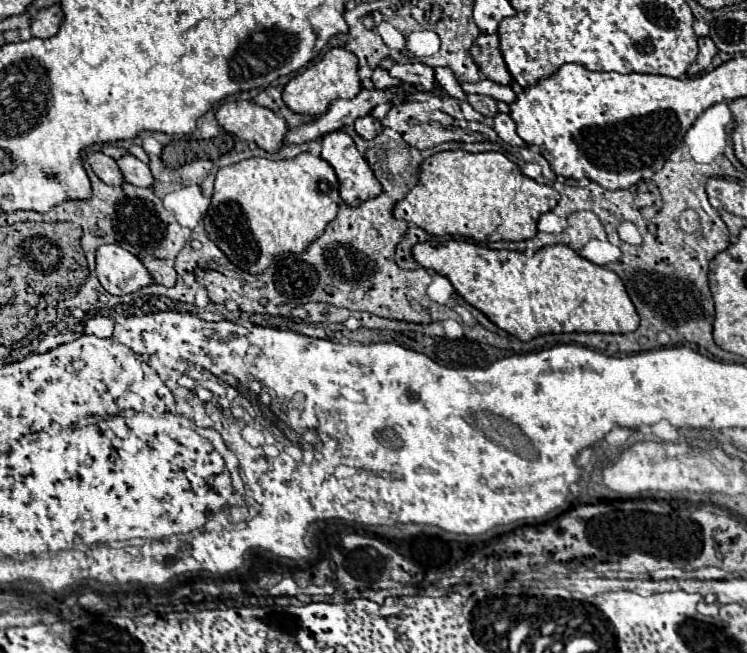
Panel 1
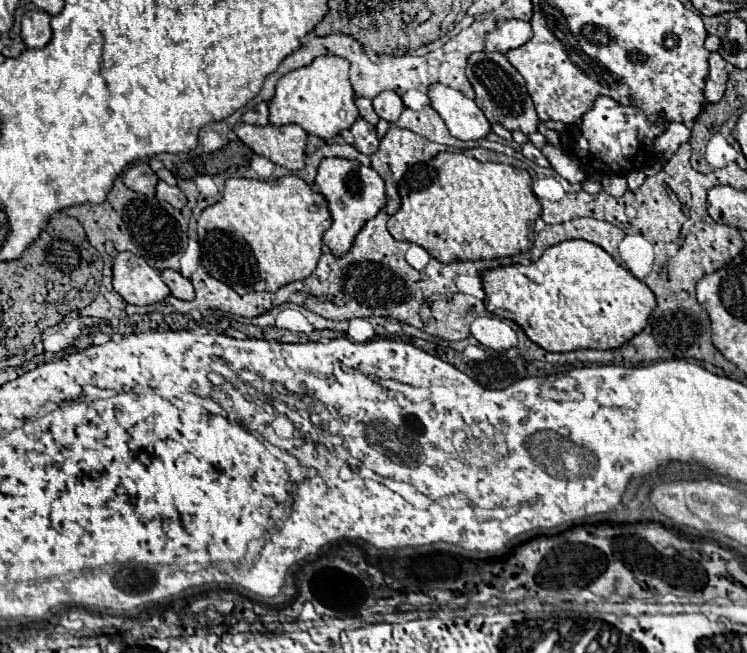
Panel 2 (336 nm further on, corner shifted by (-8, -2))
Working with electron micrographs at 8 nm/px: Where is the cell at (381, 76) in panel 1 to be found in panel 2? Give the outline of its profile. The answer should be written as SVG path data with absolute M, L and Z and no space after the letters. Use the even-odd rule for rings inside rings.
M380 92L380 96L372 100L372 106L374 112L386 122L396 122L404 110L404 104L396 92Z

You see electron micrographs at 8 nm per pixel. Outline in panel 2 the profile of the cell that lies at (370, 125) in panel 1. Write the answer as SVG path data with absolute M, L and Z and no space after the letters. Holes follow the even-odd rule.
M358 118L350 132L354 134L354 148L360 152L360 154L374 154L378 150L378 136L376 136L376 128L372 124L368 124L366 120Z

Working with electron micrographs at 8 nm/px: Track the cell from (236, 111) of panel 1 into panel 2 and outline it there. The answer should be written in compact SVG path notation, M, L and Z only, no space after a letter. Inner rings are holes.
M238 124L236 136L252 148L256 154L266 156L278 166L284 166L288 170L300 170L304 168L304 150L306 150L306 132L296 126L250 126L250 124Z

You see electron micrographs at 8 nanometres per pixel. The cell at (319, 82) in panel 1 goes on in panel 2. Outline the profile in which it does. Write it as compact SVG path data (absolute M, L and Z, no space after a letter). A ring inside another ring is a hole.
M320 56L312 64L296 68L284 74L278 84L274 98L270 100L270 124L298 124L308 134L320 136L324 140L334 138L342 130L350 128L358 118L358 108L354 104L354 90L348 80L350 64L340 56Z

